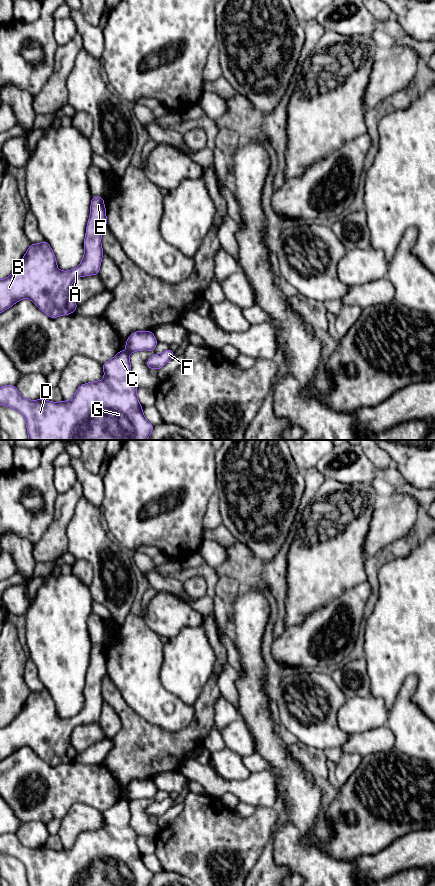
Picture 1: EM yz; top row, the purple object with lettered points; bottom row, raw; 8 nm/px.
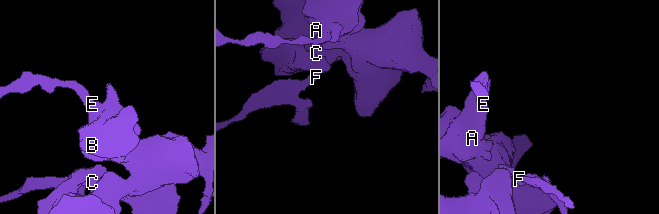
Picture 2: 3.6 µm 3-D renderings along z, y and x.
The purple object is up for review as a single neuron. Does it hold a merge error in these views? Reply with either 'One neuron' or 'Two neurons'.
One neuron

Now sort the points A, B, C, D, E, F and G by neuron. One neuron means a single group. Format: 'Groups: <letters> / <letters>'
Groups: A B C D E F G

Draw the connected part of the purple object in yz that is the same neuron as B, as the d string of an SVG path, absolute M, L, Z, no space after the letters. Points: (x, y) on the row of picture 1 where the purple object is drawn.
M92 197L84 257L79 266L70 271L57 268L56 257L45 240L30 244L15 271L0 280L0 313L24 298L29 298L50 318L75 312L78 305L71 296L71 285L78 277L99 273L104 254L101 237L106 225L103 197Z

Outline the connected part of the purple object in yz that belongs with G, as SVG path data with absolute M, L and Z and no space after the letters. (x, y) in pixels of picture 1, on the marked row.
M151 330L133 332L127 338L127 350L121 350L102 365L104 378L80 385L69 401L25 399L15 385L6 385L0 387L0 404L24 416L29 440L147 440L154 426L145 418L137 398L138 387L130 378L129 354L141 350L154 352L157 343Z

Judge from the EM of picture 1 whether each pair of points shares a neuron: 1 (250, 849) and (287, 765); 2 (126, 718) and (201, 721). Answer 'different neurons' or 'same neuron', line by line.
1: different neurons
2: same neuron

